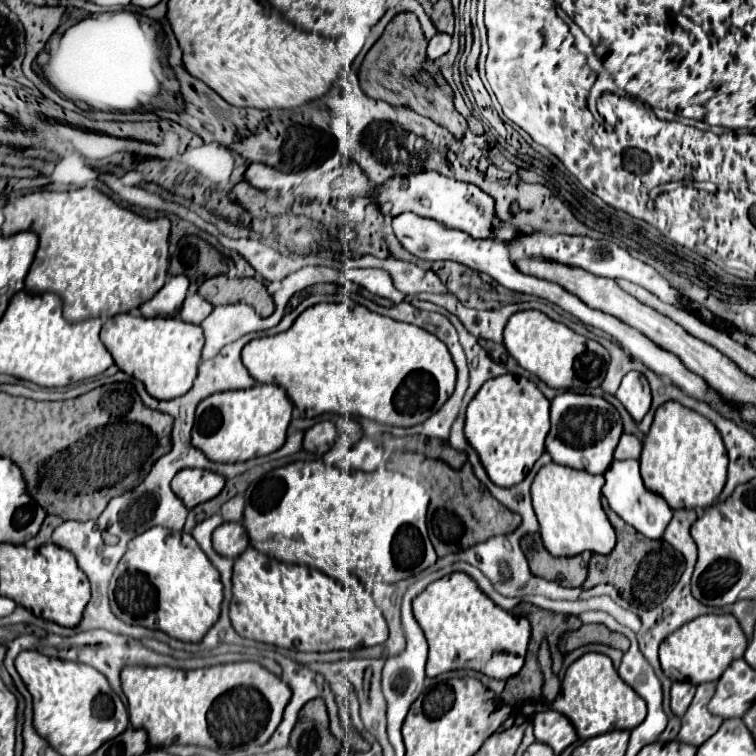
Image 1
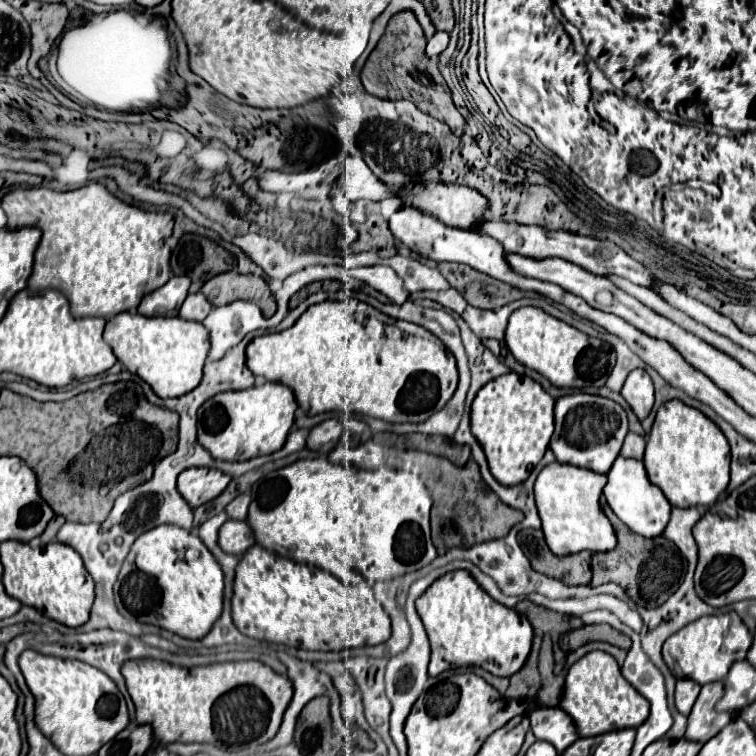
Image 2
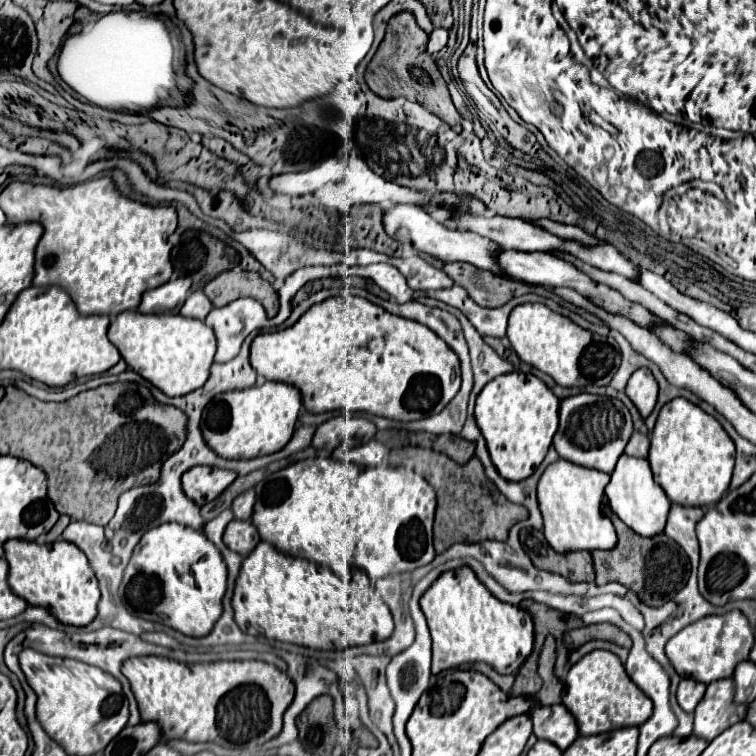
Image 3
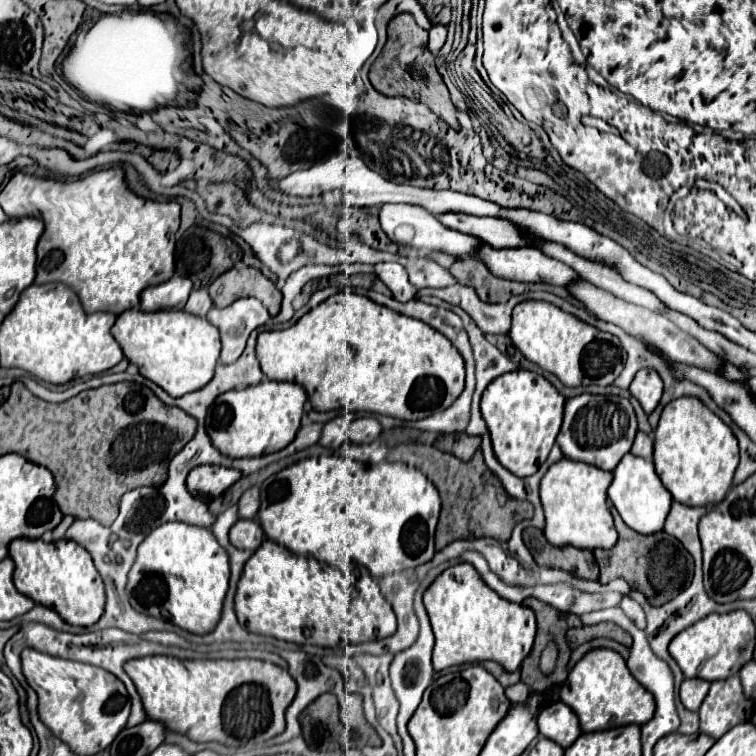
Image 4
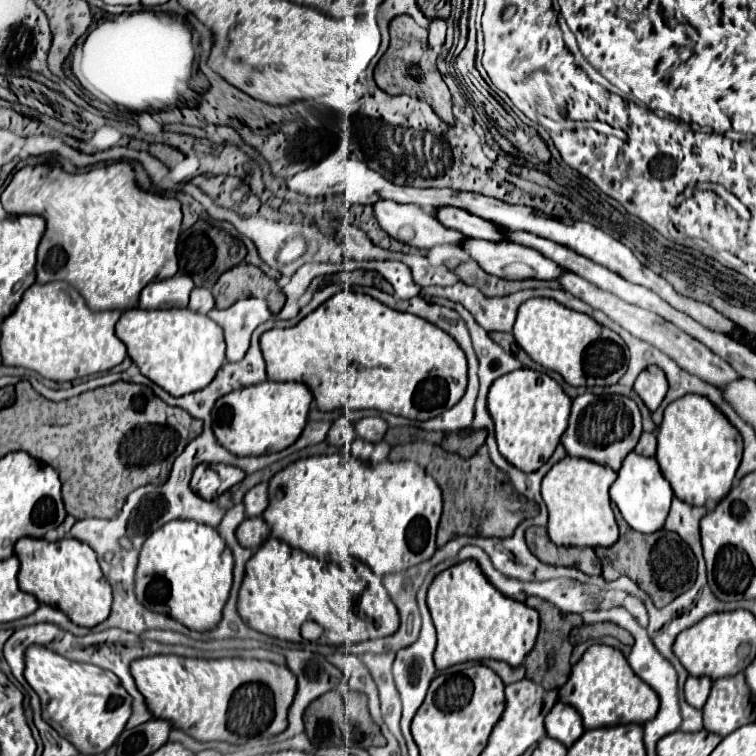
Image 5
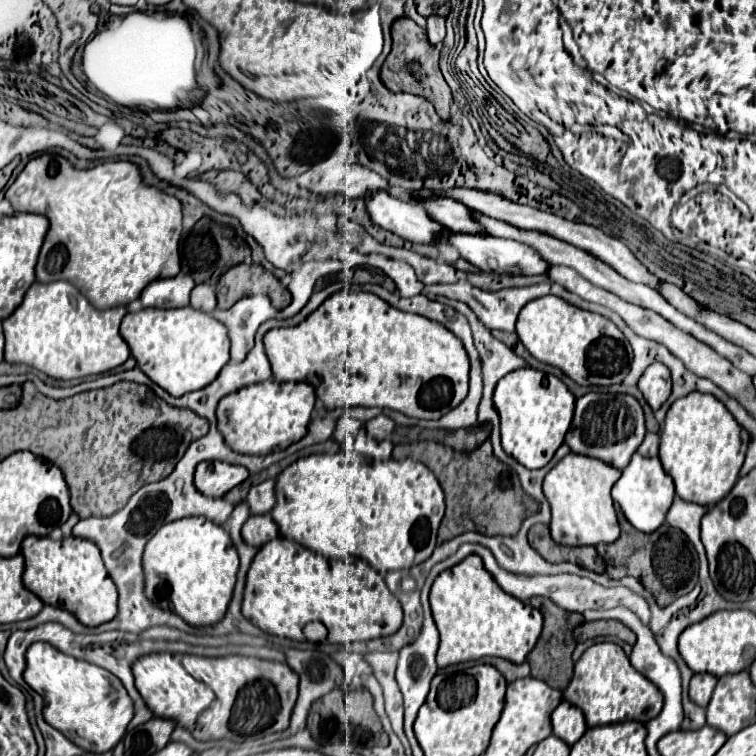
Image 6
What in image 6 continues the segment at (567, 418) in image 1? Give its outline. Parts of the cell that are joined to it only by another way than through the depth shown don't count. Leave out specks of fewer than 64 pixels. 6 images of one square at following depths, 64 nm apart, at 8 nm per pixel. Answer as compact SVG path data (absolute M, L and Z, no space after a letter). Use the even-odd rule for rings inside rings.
M588 392L576 400L574 420L566 434L566 444L576 454L598 458L598 460L622 470L628 466L632 454L638 450L644 436L646 436L644 412L634 396Z

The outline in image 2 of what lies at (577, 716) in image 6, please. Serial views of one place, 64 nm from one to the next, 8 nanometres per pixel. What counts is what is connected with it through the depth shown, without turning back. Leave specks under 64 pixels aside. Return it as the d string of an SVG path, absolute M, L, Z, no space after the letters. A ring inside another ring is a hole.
M536 708L528 714L532 732L538 740L550 742L558 752L564 752L576 738L576 726L574 720L564 714L562 708Z

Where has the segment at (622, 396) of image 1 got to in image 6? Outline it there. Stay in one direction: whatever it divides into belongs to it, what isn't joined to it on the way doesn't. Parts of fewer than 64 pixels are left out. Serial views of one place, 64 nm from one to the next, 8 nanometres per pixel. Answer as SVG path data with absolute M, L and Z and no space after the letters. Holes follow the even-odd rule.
M660 362L650 364L646 368L646 372L642 374L642 378L638 382L638 388L644 394L650 408L656 412L668 400L668 396L672 392L672 374Z

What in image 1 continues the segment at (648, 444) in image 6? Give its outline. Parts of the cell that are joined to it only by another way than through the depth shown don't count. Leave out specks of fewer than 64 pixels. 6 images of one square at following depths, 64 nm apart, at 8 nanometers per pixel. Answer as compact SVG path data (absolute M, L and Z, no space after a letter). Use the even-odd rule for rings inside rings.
M624 434L620 438L620 444L614 452L614 458L616 460L624 460L624 458L640 458L640 452L642 452L642 440L638 440L636 436L632 434Z

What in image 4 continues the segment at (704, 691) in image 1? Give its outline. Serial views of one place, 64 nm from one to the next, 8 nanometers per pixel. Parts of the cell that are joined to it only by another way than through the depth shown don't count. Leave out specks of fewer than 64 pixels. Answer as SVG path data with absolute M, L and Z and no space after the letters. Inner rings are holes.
M740 676L716 680L700 706L700 732L712 738L724 736L740 722L748 722L754 714L754 702L744 696Z

